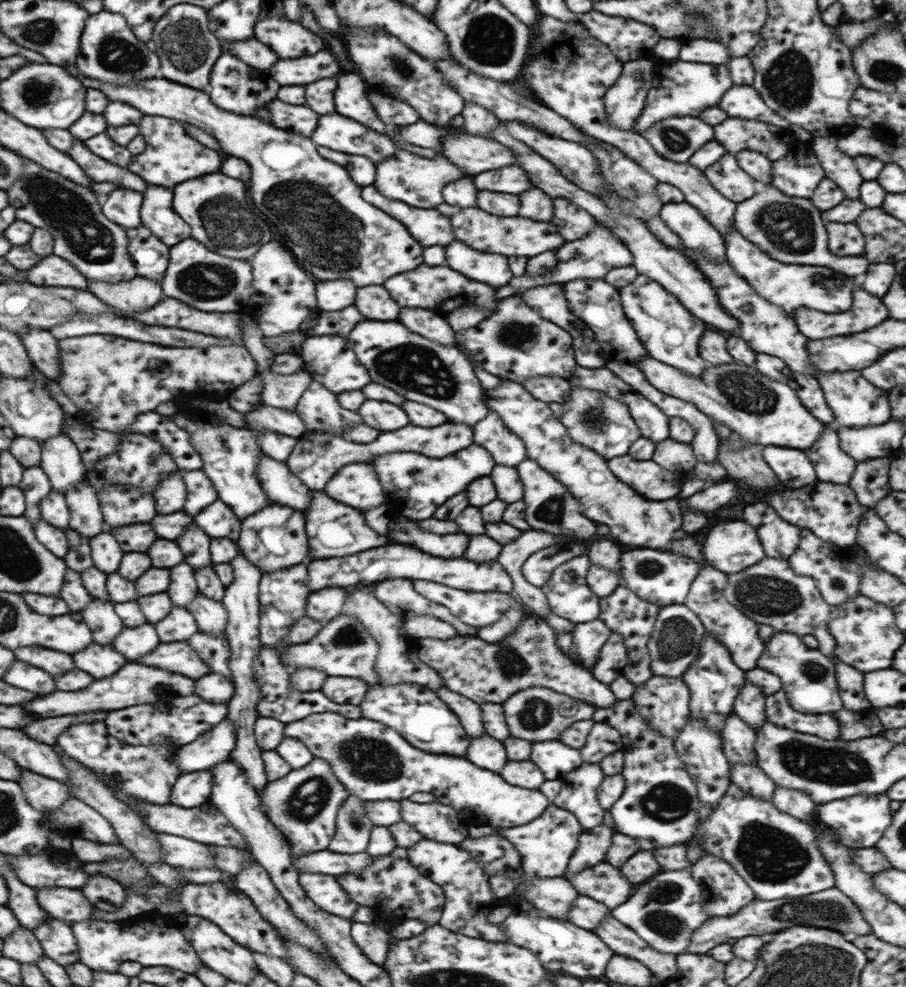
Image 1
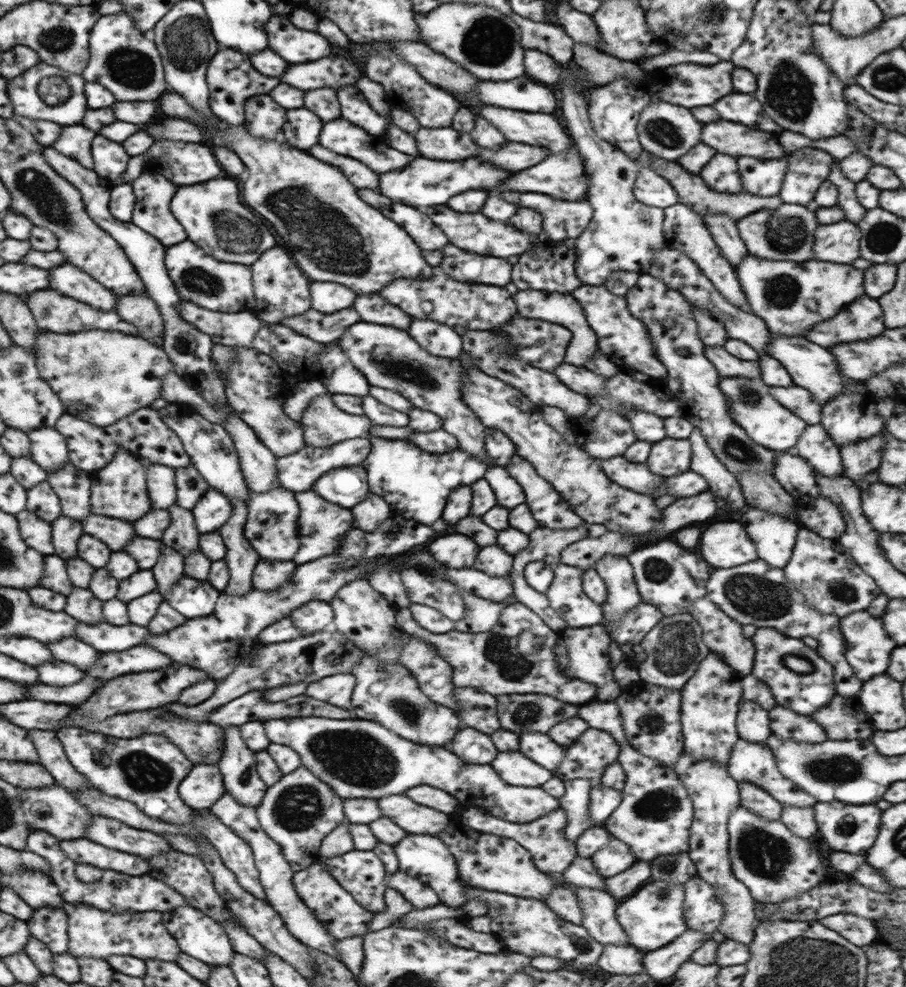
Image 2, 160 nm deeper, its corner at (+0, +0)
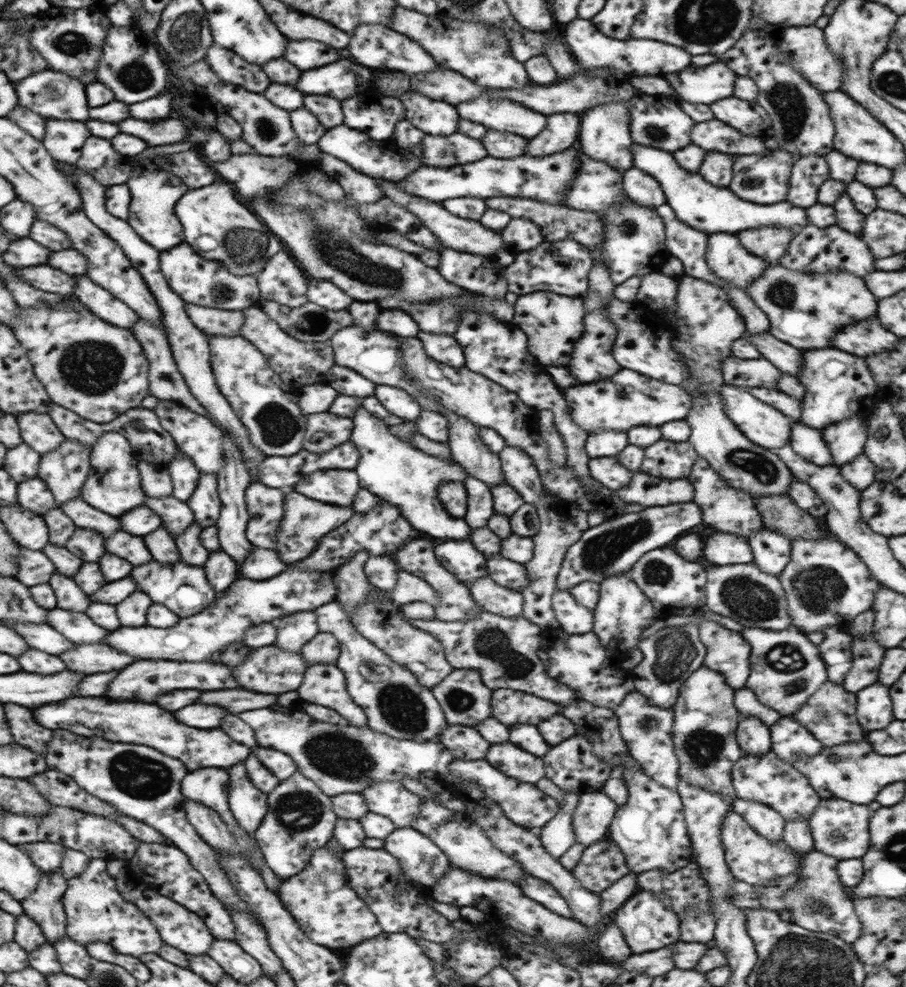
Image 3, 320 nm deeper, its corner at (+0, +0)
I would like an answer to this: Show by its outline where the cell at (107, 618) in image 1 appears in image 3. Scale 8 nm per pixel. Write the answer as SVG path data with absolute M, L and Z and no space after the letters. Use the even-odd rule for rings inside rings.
M56 571L52 573L49 585L57 596L57 606L61 609L85 612L92 604L87 595L75 582L73 578L62 576Z

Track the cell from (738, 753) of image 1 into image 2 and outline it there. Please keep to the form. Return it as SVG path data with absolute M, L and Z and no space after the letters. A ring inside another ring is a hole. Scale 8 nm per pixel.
M739 738L731 750L731 755L728 760L728 773L738 782L751 782L766 792L770 793L783 808L787 806L797 806L798 808L806 808L807 806L814 806L816 800L813 796L802 790L795 782L786 778L778 766L776 766L776 759L773 752L767 747L765 743L748 742L743 738Z

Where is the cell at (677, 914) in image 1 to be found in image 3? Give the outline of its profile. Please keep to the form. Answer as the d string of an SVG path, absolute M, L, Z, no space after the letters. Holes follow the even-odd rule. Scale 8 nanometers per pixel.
M650 890L636 892L619 907L615 919L633 954L650 952L677 943L680 940L679 921L675 911L666 907L660 896Z

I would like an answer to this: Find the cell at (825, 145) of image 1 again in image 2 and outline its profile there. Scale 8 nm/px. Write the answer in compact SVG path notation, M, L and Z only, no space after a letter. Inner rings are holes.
M836 159L831 164L830 174L827 179L836 185L838 192L840 192L837 205L844 211L845 220L857 225L866 214L867 209L858 202L855 182L844 178L843 171L839 167L839 161Z

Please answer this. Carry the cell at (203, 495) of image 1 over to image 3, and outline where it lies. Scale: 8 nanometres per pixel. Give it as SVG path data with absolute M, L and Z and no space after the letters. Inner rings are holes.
M180 450L174 453L167 466L173 483L173 494L171 496L187 503L188 498L196 490L201 472L197 469L195 462L192 462L192 459Z

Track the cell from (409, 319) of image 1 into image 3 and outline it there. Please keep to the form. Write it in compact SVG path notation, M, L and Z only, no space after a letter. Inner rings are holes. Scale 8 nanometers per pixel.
M420 329L418 338L422 340L423 347L426 348L426 354L430 358L456 368L465 366L464 351L453 336L449 334L432 334Z

